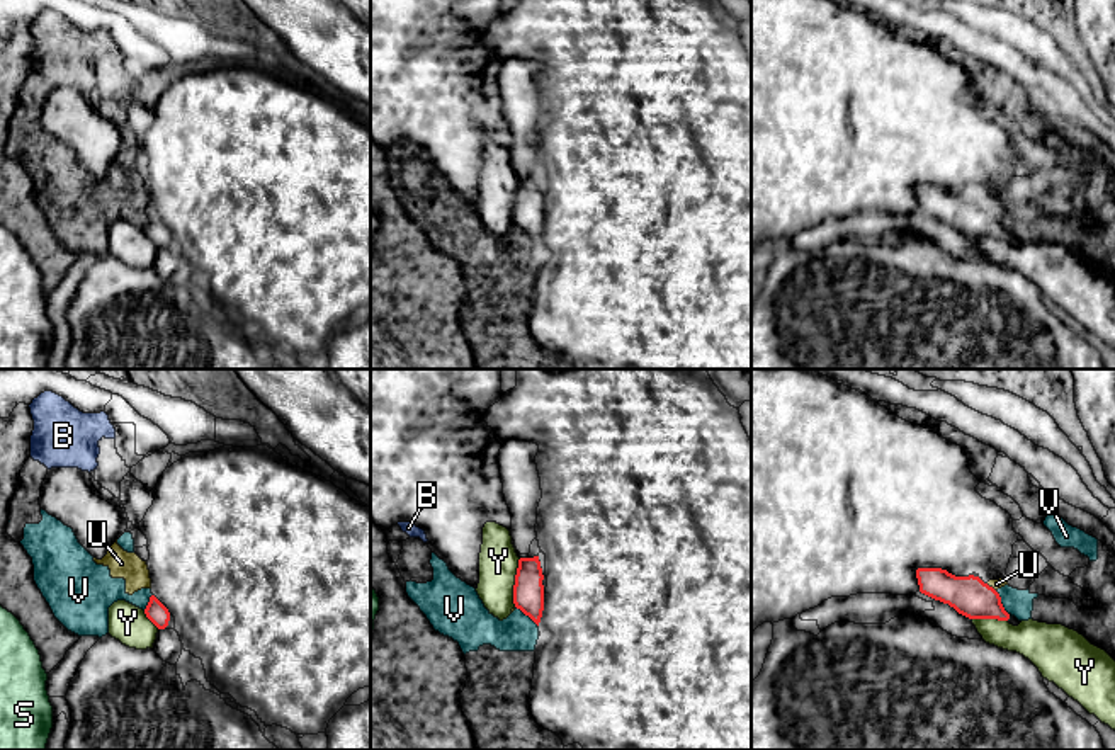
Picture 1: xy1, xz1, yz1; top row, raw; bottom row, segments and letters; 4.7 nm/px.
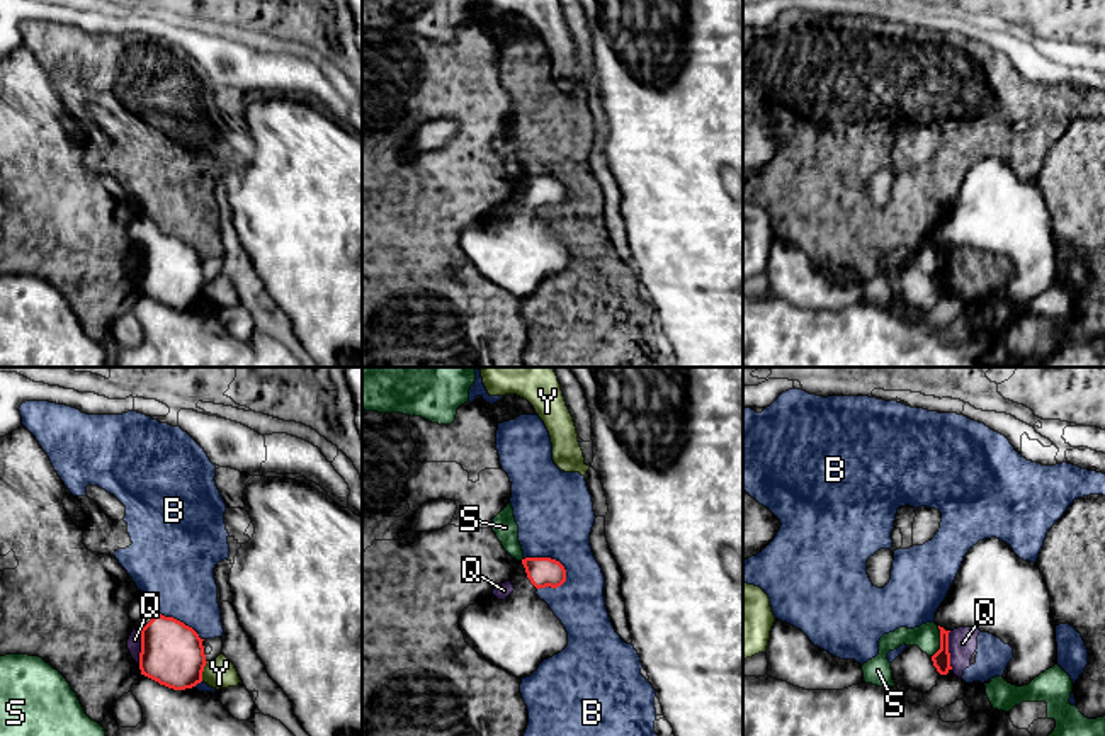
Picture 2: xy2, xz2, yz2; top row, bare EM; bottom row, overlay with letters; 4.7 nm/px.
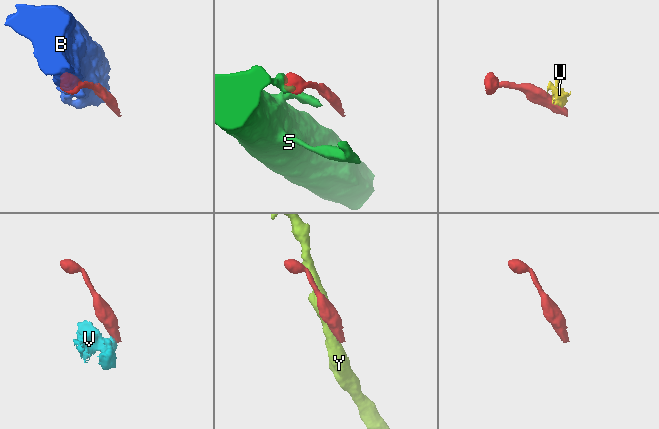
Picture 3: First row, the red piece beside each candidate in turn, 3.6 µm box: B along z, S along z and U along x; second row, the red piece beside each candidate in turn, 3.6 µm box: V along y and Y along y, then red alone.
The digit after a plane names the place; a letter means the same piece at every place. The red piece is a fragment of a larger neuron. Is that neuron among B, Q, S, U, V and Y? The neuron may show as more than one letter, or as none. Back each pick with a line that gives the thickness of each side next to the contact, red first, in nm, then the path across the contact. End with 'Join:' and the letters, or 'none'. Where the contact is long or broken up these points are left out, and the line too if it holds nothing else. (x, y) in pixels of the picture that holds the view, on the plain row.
Join: none

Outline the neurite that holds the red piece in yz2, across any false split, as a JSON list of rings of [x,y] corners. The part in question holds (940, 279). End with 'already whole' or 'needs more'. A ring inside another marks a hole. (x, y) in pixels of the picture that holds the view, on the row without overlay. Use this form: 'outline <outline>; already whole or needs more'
outline [[[996,158],[979,160],[964,175],[960,189],[935,231],[940,269],[932,275],[940,294],[950,286],[949,252],[972,246],[1013,267],[1001,294],[1023,306],[1057,284],[1056,243],[1046,199],[1035,182],[1020,178]]]; needs more

